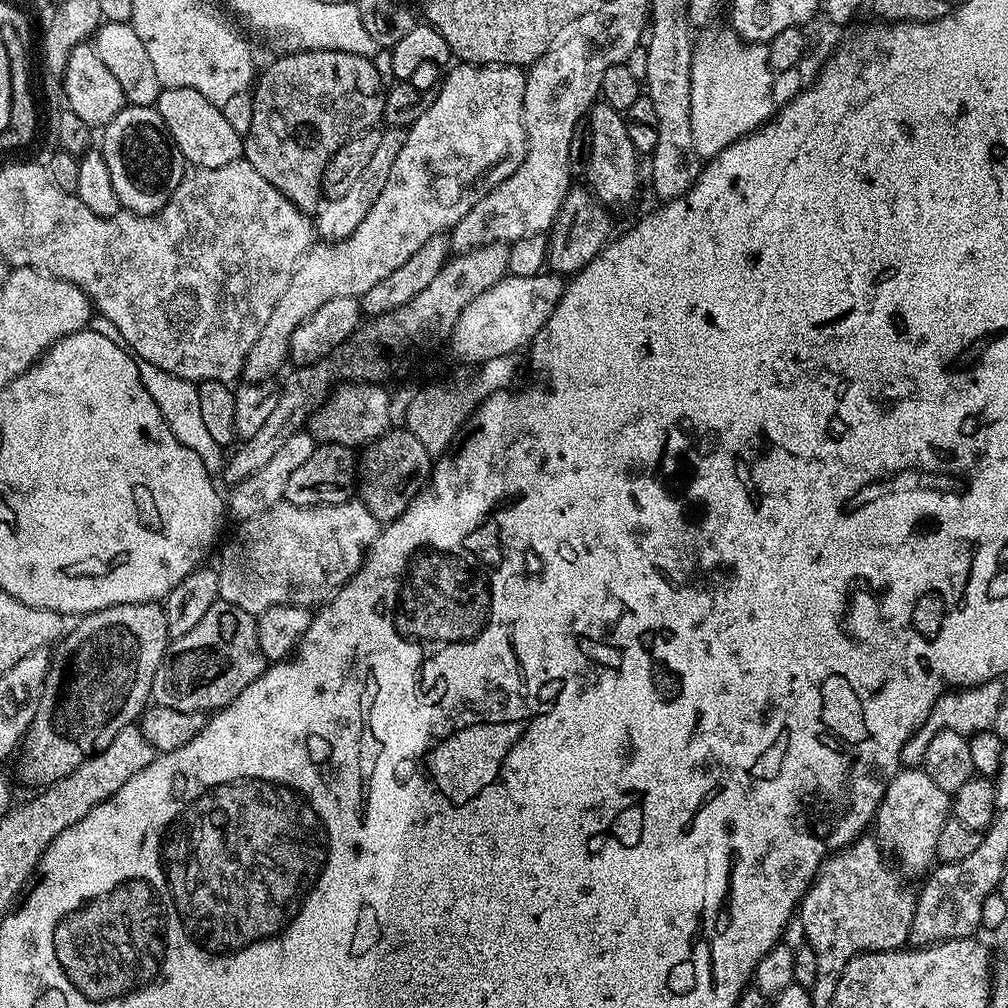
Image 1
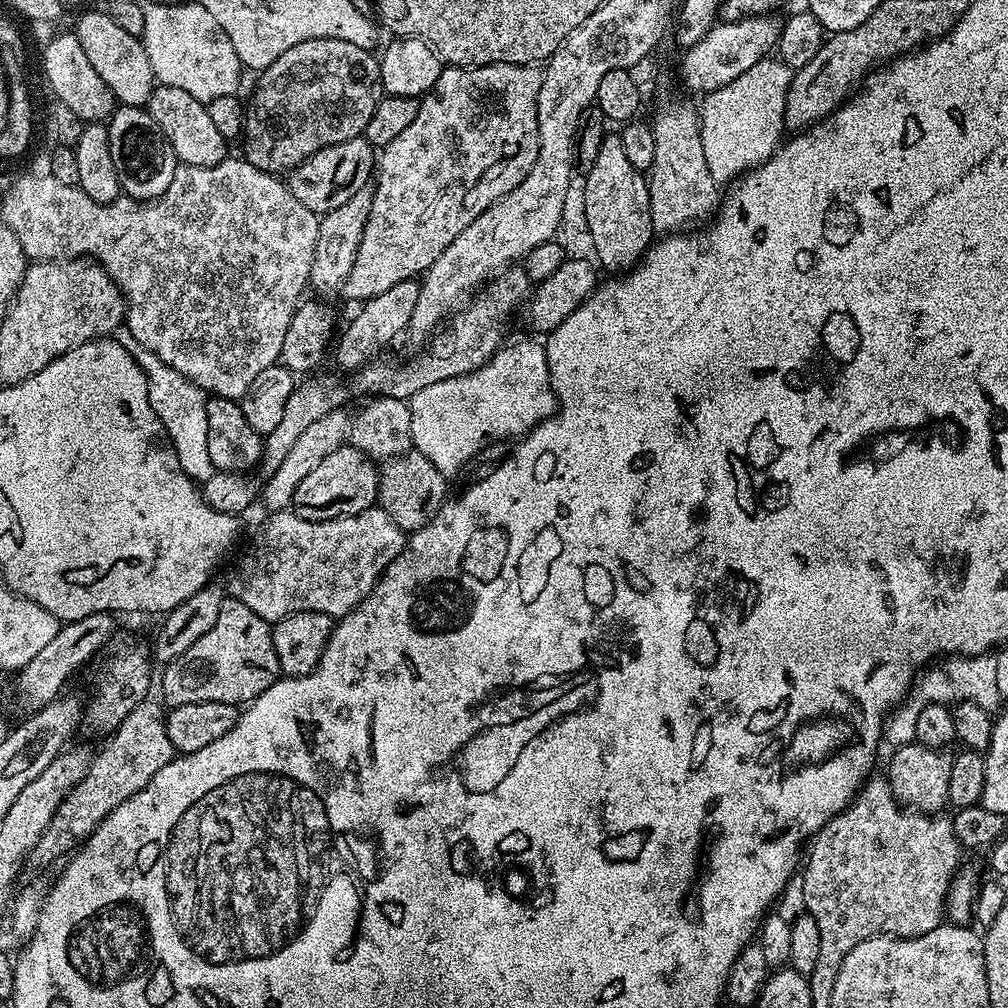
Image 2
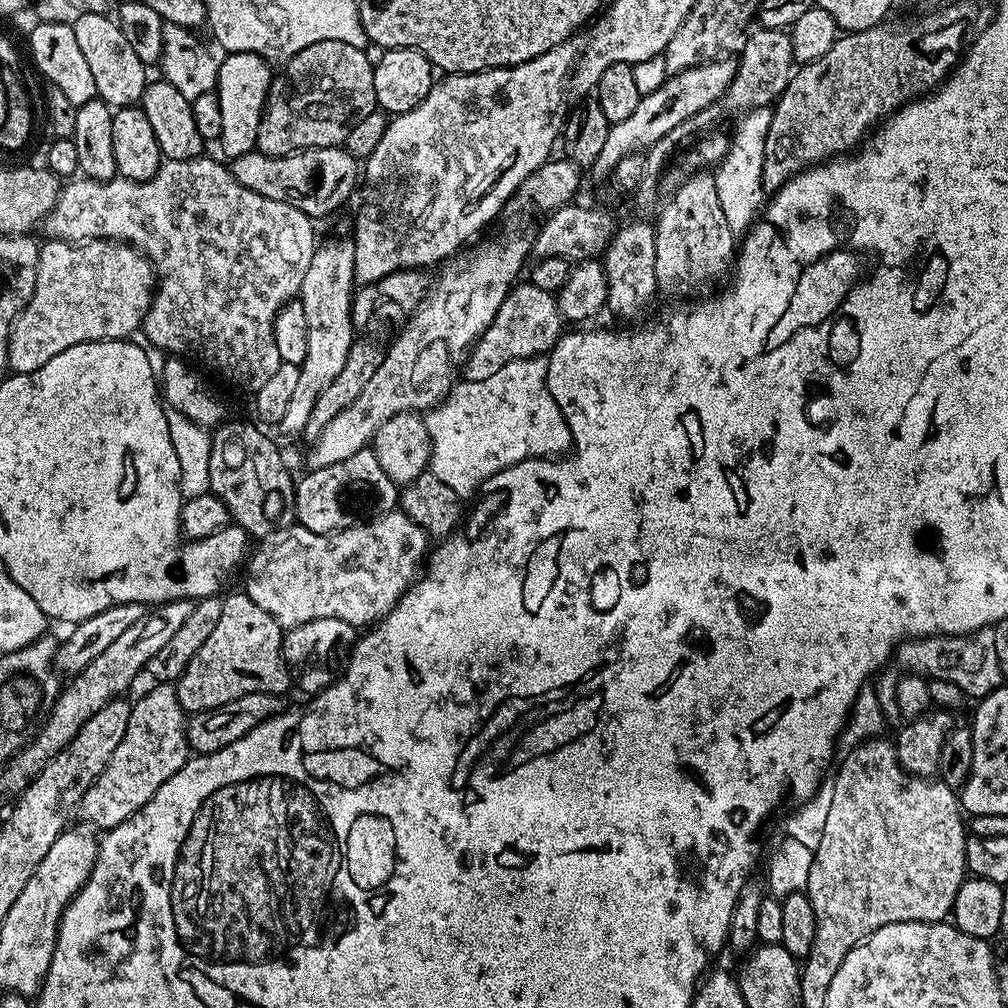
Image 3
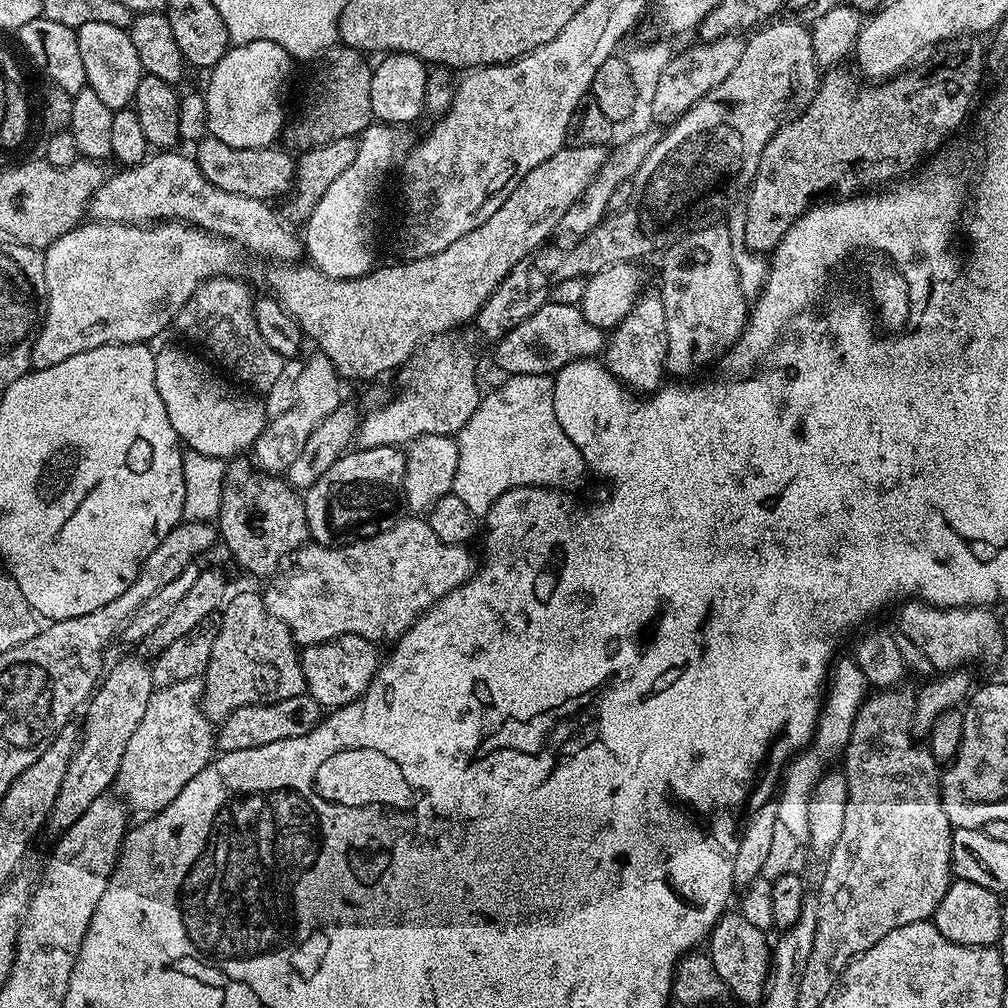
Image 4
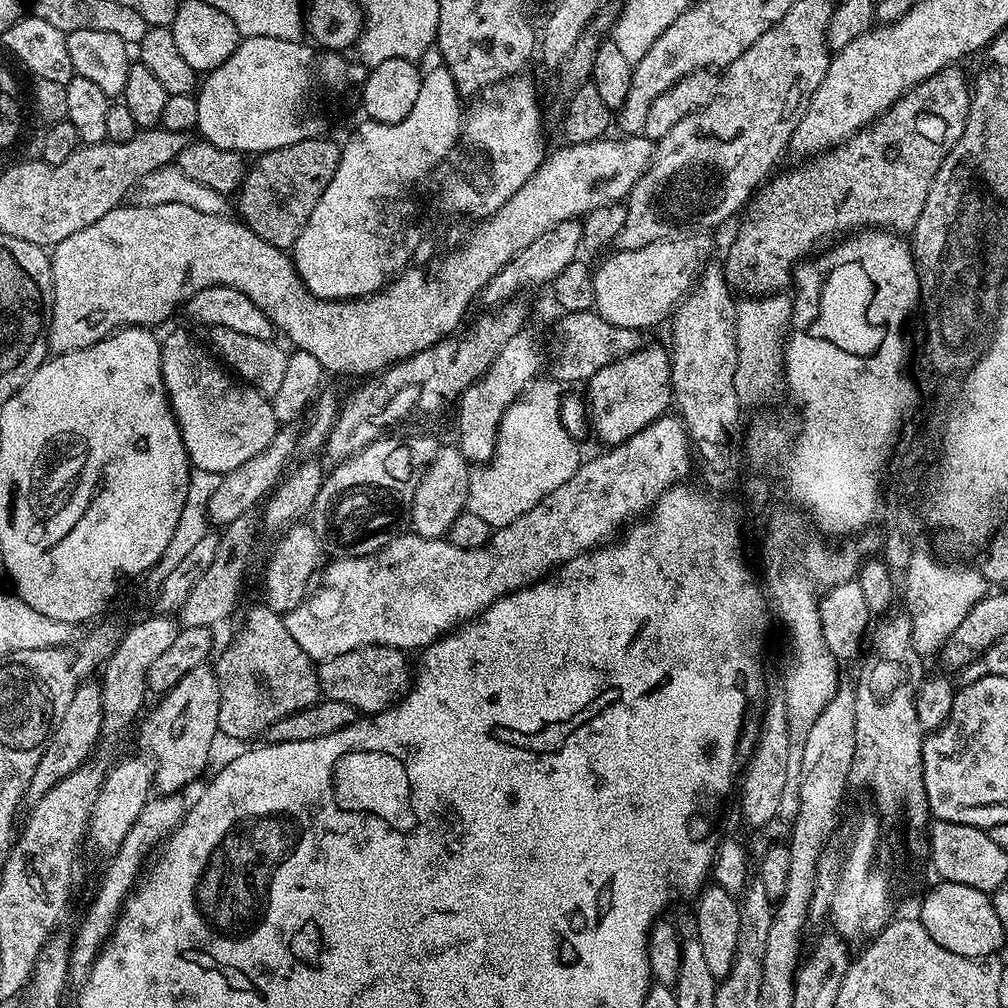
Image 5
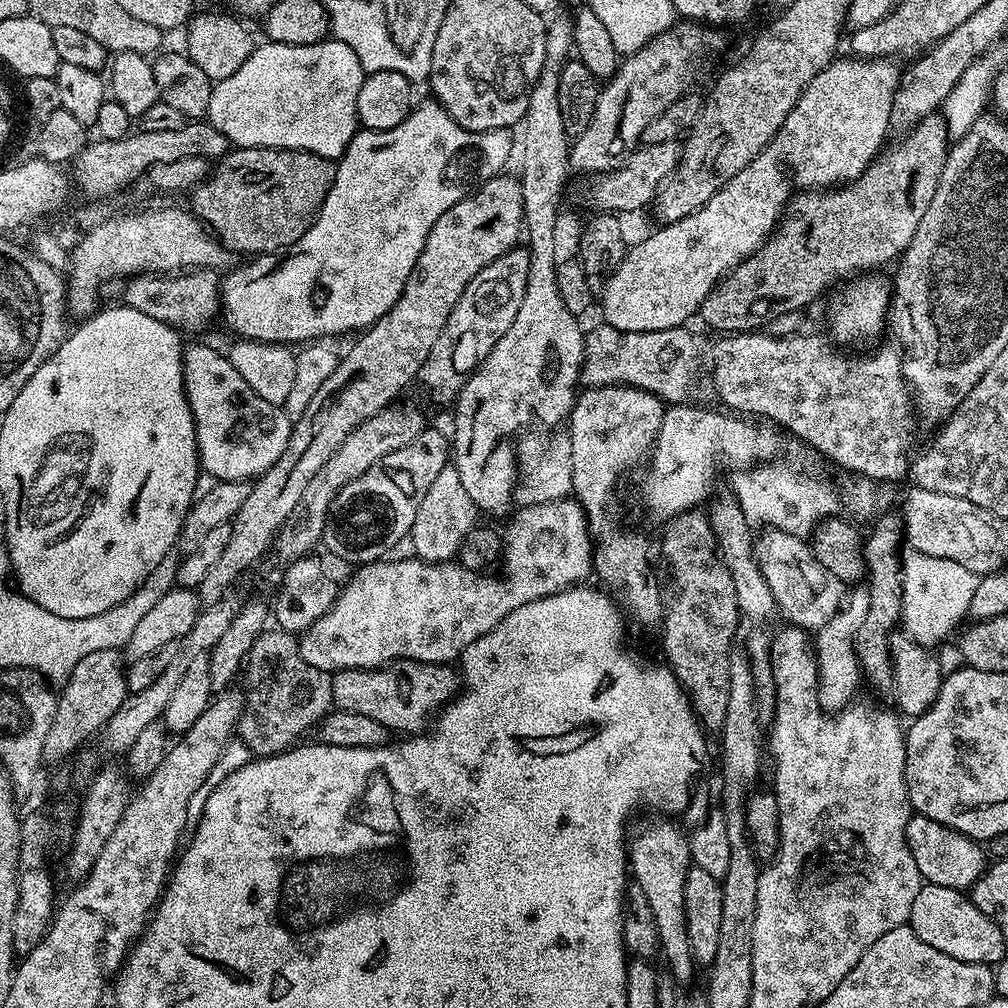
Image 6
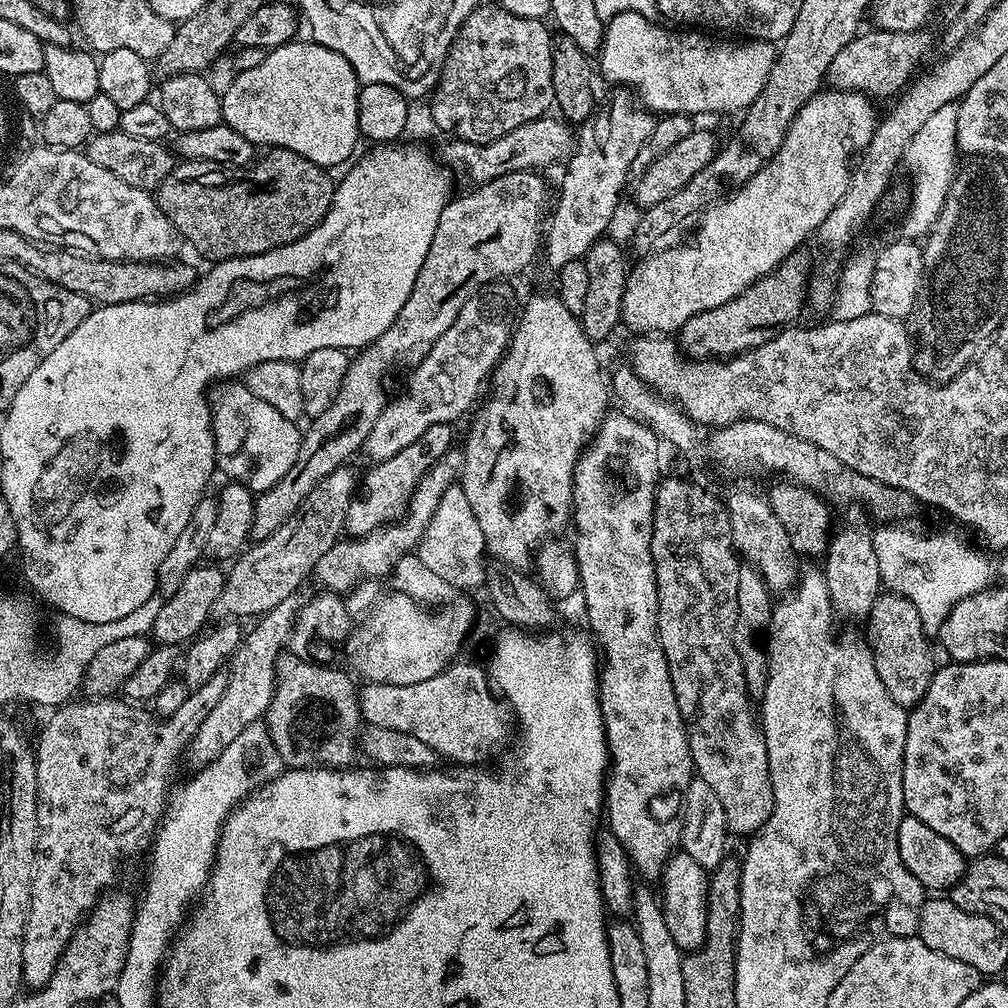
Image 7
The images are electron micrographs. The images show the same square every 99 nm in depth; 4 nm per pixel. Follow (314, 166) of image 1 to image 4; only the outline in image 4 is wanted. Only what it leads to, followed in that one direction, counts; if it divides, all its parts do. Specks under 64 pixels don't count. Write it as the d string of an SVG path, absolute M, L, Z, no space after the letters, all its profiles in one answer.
M333 46L328 49L326 59L328 65L308 84L312 96L305 98L300 113L293 120L291 117L284 125L283 143L293 144L288 145L293 149L307 150L326 146L326 142L334 142L334 138L359 137L373 123L370 106L373 65L364 61L367 60L365 53L356 48Z

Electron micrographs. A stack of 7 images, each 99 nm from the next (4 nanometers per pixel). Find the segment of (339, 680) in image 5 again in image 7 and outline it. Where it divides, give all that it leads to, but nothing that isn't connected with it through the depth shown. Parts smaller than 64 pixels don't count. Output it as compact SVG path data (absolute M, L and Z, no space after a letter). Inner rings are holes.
M453 662L434 678L413 684L365 683L359 689L360 712L369 725L390 727L414 734L426 742L437 757L453 760L456 766L472 766L484 762L491 748L504 744L514 732L512 709L494 694L490 677L476 664ZM365 687L365 688L364 688ZM493 692L493 696L492 696ZM512 732L512 733L511 733Z

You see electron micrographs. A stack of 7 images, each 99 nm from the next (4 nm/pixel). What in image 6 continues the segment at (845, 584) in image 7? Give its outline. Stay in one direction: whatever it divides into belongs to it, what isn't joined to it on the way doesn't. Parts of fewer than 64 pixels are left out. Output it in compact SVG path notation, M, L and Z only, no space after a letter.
M849 587L840 602L840 610L833 614L825 628L819 629L817 636L820 637L815 637L816 664L820 669L818 698L821 708L829 714L835 714L853 703L855 696L852 695L860 684L860 676L862 680L860 659L856 657L856 639L862 622L866 622L866 610L870 610L870 594L867 587Z

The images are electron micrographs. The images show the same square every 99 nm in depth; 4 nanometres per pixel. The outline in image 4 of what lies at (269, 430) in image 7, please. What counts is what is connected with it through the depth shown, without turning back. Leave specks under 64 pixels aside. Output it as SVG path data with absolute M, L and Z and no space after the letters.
M168 344L165 348L157 347L154 352L154 386L158 386L158 398L162 398L162 406L166 406L170 426L174 426L181 445L223 461L247 453L244 451L255 445L266 423L263 399L247 396L239 392L244 391L239 387L231 388L203 355L184 348Z

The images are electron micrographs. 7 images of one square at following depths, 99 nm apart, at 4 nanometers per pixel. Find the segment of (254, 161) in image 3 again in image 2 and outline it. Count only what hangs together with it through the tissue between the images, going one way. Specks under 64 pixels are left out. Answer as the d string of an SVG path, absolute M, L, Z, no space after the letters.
M355 136L346 142L338 142L318 150L314 154L287 173L286 183L290 194L306 206L306 210L323 214L330 210L338 210L338 206L346 206L358 190L369 187L374 176L374 169L378 159L377 149L363 136Z

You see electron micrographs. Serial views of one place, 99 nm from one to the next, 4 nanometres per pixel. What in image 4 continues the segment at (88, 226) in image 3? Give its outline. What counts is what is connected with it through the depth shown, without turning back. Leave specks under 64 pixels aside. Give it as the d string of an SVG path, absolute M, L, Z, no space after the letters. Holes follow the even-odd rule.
M160 150L155 154L149 155L148 159L142 164L133 164L131 166L121 167L120 172L116 172L105 179L104 185L92 195L92 201L88 204L88 212L91 219L96 222L107 222L109 224L143 224L145 226L151 225L153 222L167 222L170 220L179 220L185 224L192 224L196 228L203 228L205 232L212 232L215 236L222 236L225 240L231 240L233 242L241 242L245 240L250 247L256 252L261 252L264 256L277 256L277 261L280 262L292 262L297 259L296 255L301 255L302 252L302 240L299 235L296 236L287 228L289 225L286 223L285 217L280 216L271 207L273 206L269 201L259 200L258 198L242 198L242 194L230 194L226 190L218 190L218 186L214 186L214 182L210 182L206 178L206 174L202 174L202 170L198 170L195 159L191 155L183 156L180 150ZM226 275L204 281L190 298L190 302L186 302L186 306L182 306L182 310L175 316L174 324L184 331L189 345L197 344L192 346L207 354L213 361L220 360L219 367L225 373L233 372L241 380L241 385L253 384L257 388L255 391L263 394L270 386L274 386L278 374L282 374L285 357L266 346L266 338L258 334L252 313L254 295L242 281L232 279L236 278Z

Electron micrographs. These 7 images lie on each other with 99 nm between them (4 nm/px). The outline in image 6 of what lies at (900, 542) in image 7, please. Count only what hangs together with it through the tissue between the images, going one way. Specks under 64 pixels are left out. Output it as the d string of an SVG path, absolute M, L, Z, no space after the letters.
M915 550L903 553L902 571L904 589L900 615L903 631L922 647L935 649L935 644L942 643L952 631L955 633L961 627L960 619L968 616L970 598L974 598L974 590L978 590L980 577L966 570L966 566L958 566L958 562L934 558Z

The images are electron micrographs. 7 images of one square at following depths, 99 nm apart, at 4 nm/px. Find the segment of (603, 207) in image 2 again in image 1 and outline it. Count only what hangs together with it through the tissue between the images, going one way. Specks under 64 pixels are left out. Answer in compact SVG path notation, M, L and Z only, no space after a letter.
M597 102L589 108L586 123L590 130L587 187L592 195L605 206L630 203L636 196L636 187L640 184L640 176L636 173L638 153L632 141L632 132L625 113L615 112L609 104Z

